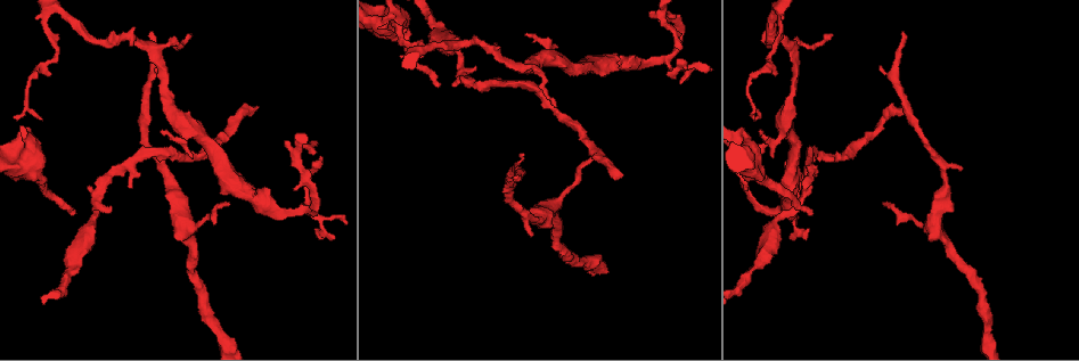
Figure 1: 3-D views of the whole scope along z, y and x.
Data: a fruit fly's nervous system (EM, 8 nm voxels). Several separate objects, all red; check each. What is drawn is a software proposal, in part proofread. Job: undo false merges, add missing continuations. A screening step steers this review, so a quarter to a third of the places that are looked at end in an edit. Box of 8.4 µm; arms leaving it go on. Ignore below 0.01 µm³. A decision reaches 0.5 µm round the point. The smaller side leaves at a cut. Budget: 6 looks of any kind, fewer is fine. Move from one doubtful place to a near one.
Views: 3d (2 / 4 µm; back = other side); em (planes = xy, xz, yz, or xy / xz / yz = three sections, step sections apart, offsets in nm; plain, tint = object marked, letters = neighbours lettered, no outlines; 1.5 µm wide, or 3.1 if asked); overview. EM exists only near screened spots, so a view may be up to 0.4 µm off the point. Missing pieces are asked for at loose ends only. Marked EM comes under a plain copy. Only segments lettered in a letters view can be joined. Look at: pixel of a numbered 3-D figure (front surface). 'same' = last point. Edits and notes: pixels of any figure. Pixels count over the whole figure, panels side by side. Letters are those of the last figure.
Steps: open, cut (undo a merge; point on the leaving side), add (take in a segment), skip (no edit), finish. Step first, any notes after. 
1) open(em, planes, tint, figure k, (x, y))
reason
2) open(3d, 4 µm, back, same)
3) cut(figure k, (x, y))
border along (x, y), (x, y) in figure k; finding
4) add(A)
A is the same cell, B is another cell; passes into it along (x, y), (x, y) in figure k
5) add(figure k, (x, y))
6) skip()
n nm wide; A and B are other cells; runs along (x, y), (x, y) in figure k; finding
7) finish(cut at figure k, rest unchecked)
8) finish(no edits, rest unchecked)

open(em, planes, letters, figure 1, (254, 106))
branch stops here

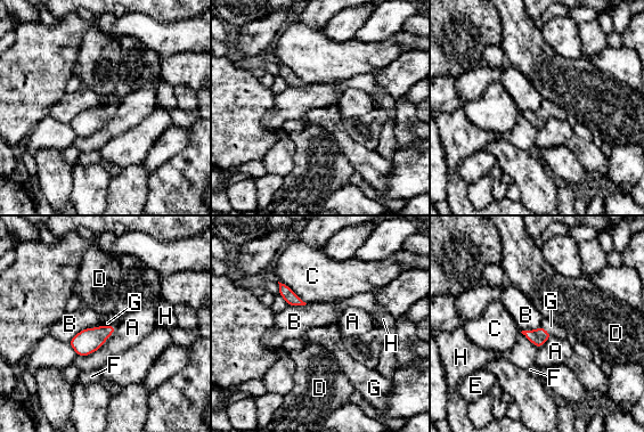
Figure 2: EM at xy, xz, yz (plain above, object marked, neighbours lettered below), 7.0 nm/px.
add(figure 2, (115, 320))
A touches over 360 nm; G is the same cell, A, B, C, D, E, F and H are other cells; passes into it along (87, 341), (107, 325), (115, 320) in figure 2; it goes on there

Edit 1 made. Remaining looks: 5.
open(3d, 2 µm, figure 1, (185, 126))
abrupt turn

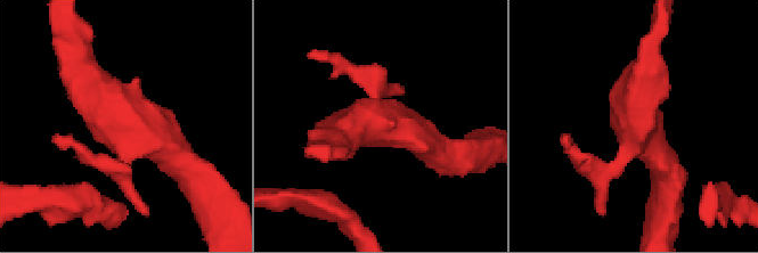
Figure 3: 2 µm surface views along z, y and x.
open(em, yz, step 4, tint, figure 3, (121, 117))

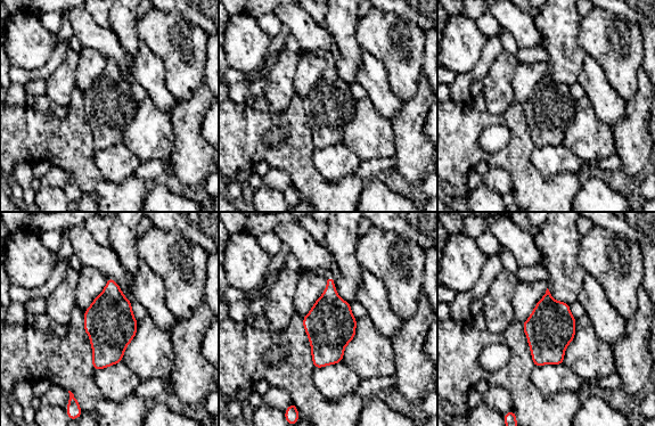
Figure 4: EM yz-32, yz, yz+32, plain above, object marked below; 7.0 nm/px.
open(em, planes, letters, same)
cut it another way

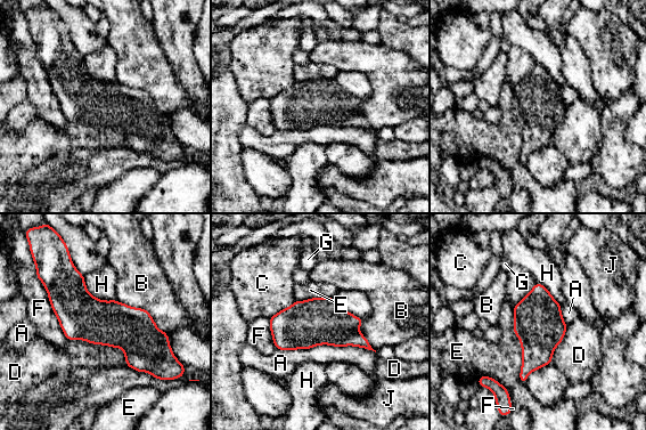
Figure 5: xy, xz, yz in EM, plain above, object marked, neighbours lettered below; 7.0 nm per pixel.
skip()
A, B, C, D, E, F, G, H and J are other cells; border along (513, 307), (524, 384) in figure 5; continuous, no second cell

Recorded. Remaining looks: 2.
finish(add at figure 2, rest unchecked)

